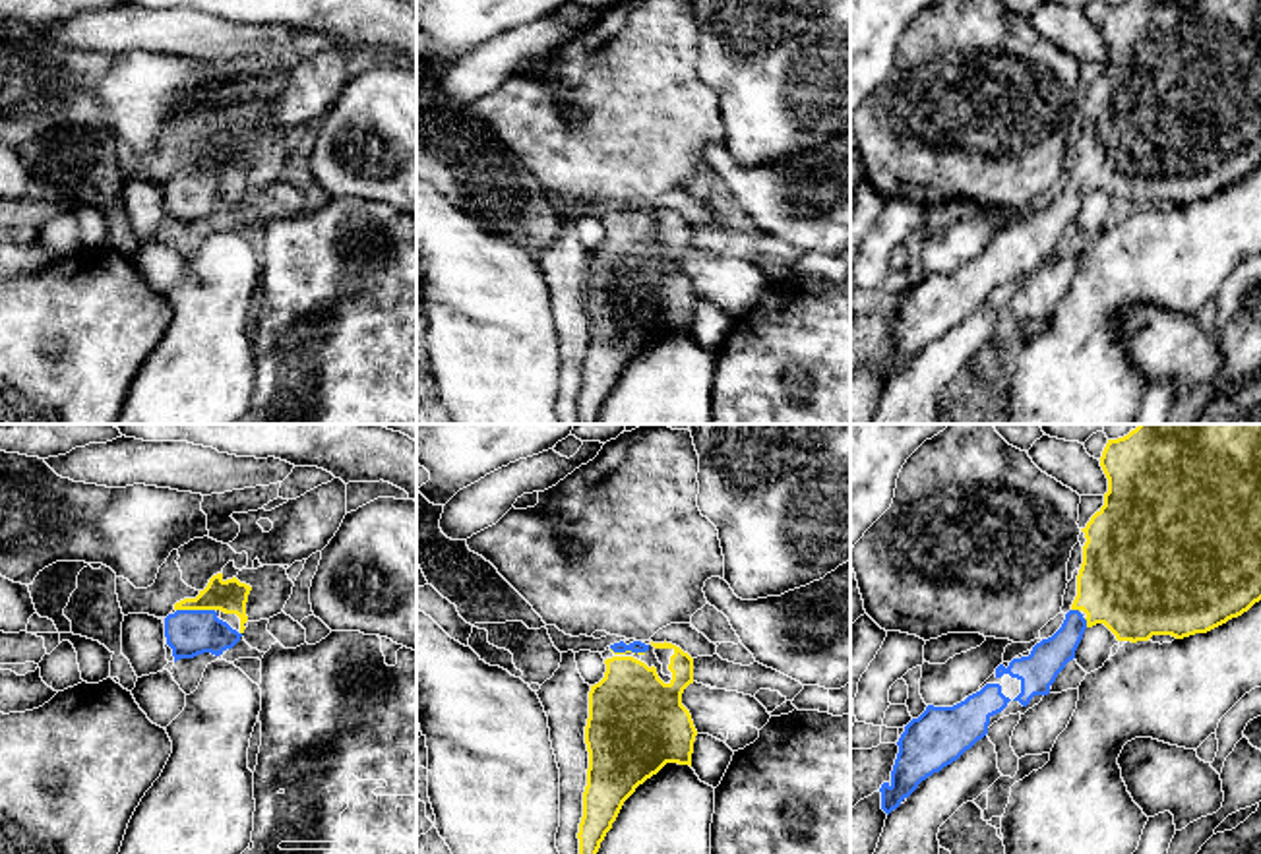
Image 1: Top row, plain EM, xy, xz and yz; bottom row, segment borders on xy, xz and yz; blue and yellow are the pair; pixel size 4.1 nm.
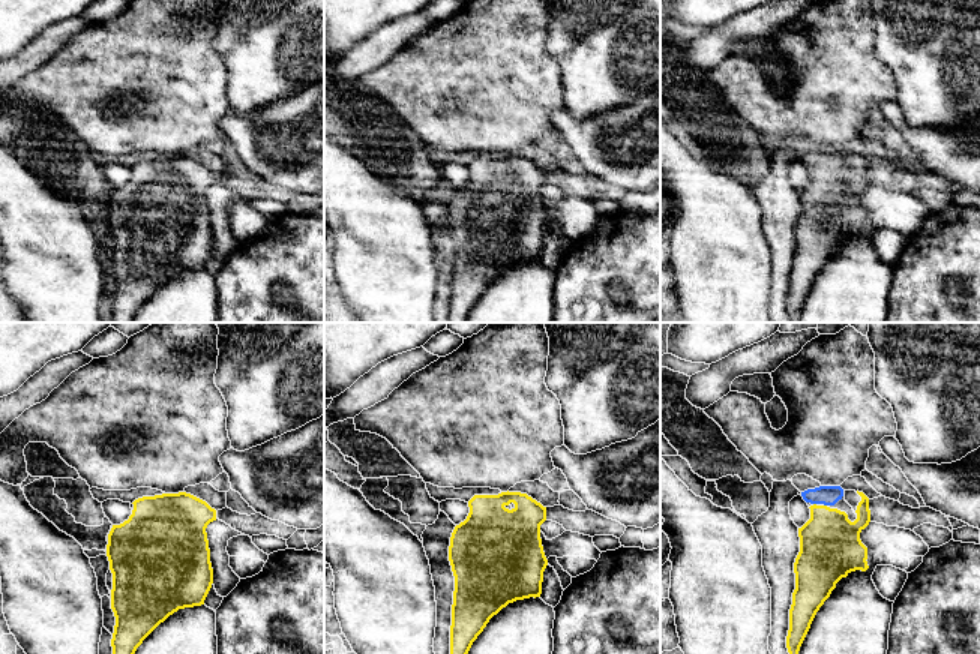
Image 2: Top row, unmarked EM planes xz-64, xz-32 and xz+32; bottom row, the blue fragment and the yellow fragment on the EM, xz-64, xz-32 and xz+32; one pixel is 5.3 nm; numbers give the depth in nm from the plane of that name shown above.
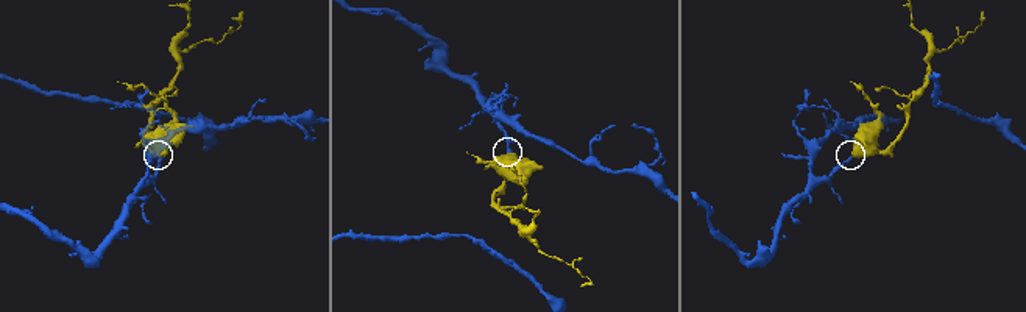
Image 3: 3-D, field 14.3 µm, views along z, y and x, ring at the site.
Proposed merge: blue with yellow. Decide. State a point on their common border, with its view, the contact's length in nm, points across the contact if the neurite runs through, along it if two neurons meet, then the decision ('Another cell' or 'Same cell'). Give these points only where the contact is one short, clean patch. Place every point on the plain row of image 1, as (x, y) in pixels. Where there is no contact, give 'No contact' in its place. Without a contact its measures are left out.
Touches blue at xy (196, 177). Shared border 160 nm. Path across: xy (188, 200), (194, 194), (196, 177), (217, 161), (231, 161). Same cell

